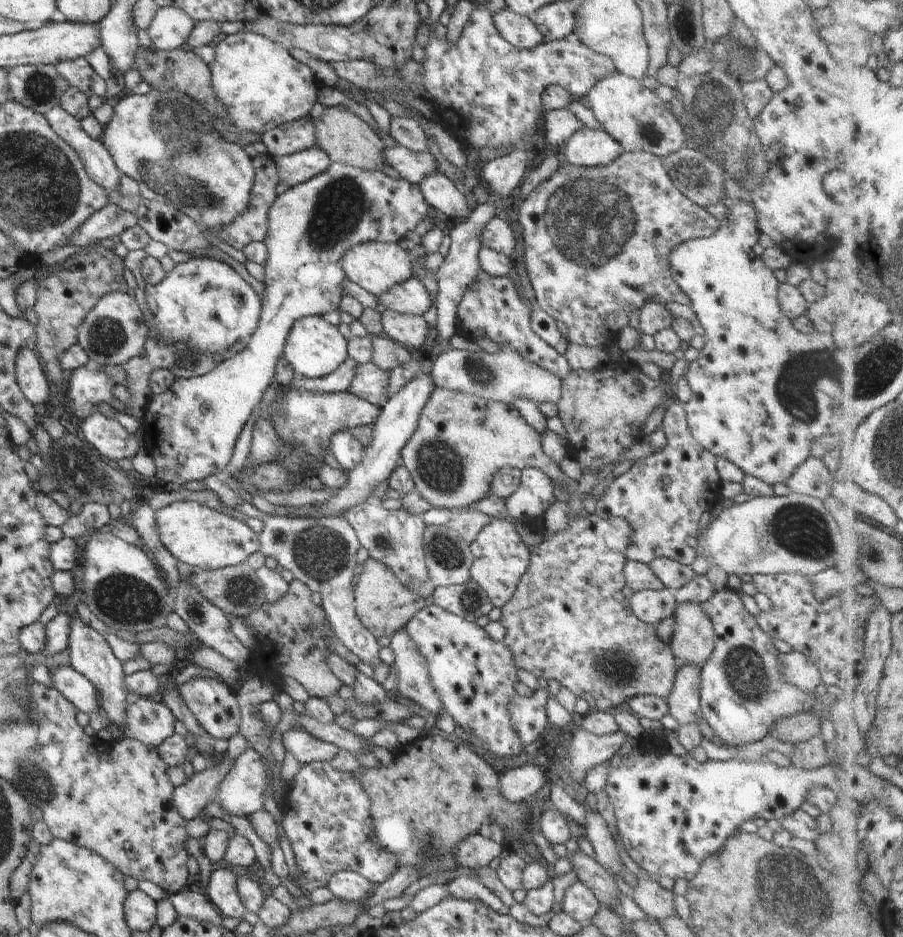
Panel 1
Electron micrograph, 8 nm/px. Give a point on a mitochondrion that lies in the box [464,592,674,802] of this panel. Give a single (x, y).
(622, 668)

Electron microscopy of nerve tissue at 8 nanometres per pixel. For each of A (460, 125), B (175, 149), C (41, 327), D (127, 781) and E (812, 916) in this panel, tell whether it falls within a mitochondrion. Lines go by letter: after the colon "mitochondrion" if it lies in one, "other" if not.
A: other
B: mitochondrion
C: other
D: other
E: mitochondrion

